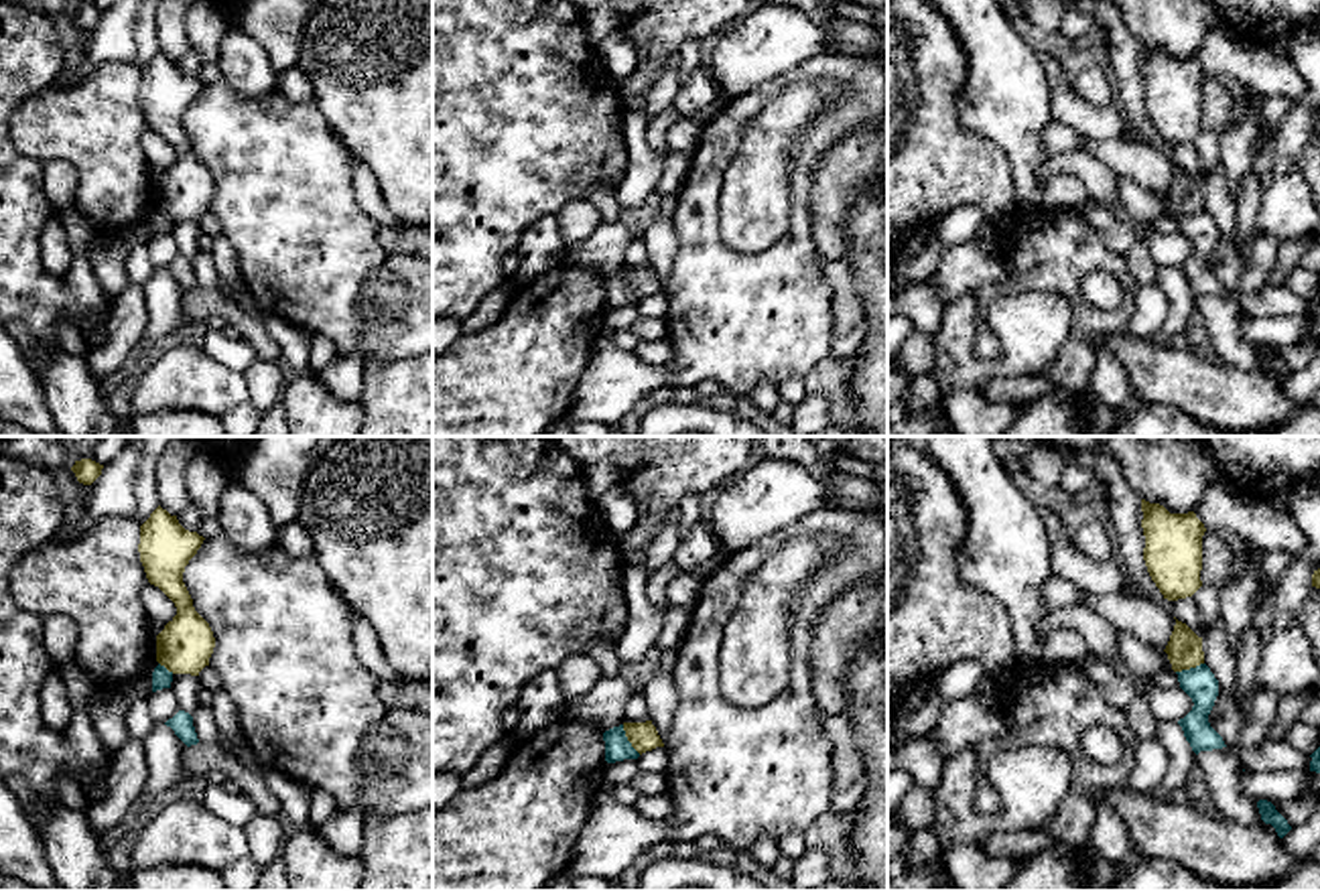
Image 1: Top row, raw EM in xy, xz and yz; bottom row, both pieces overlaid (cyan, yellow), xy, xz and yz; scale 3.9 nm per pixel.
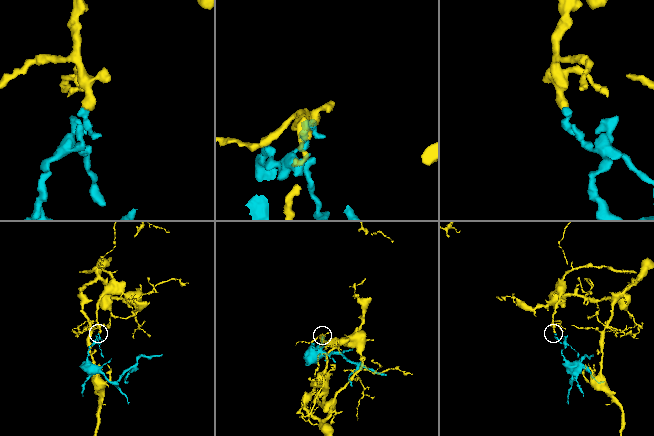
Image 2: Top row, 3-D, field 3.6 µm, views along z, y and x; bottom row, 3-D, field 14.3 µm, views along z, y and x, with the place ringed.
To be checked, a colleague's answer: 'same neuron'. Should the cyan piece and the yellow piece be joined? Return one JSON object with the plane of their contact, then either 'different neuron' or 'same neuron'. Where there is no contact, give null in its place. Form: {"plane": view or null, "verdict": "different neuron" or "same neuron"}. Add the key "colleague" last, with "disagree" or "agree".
{"plane": "xz", "verdict": "different neuron", "colleague": "disagree"}

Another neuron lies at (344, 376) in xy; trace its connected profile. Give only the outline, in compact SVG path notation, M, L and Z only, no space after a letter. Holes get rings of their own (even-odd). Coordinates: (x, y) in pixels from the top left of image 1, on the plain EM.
M337 353L317 378L335 396L359 402L364 392L364 363L361 355Z

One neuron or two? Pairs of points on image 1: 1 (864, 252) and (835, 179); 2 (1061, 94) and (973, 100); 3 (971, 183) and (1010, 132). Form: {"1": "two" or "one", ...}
{"1": "two", "2": "two", "3": "two"}

